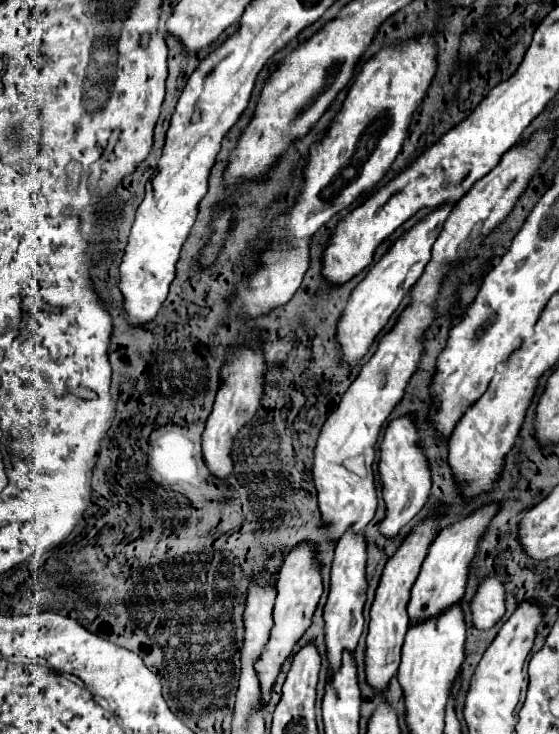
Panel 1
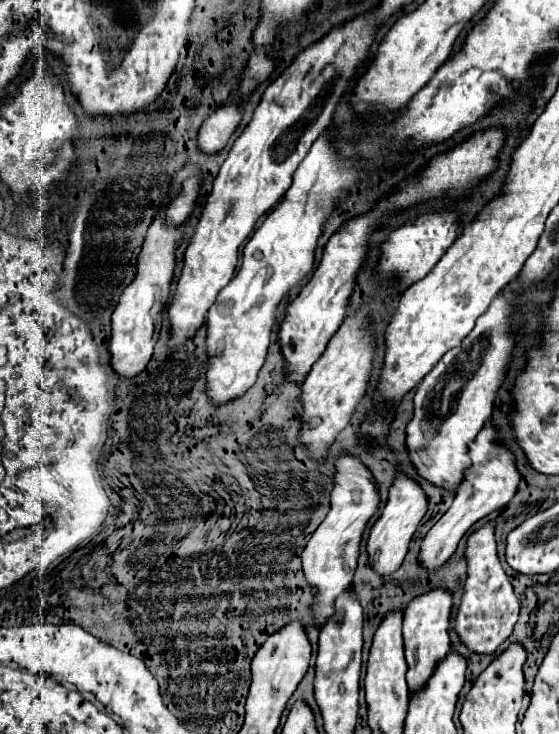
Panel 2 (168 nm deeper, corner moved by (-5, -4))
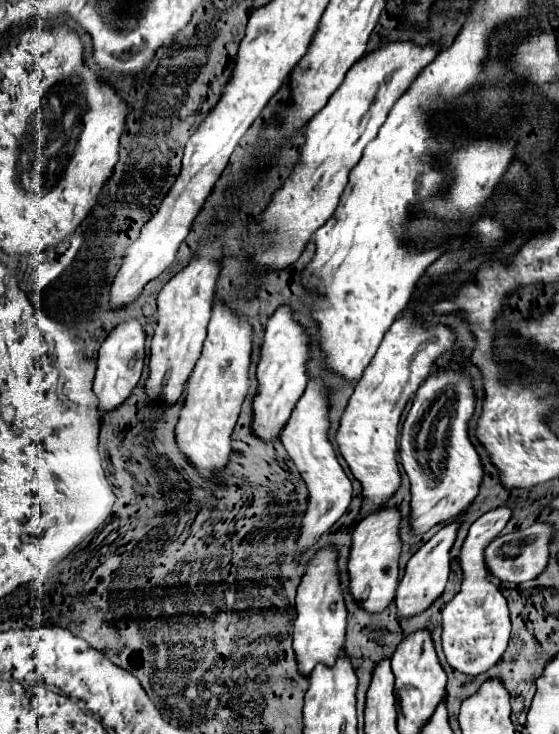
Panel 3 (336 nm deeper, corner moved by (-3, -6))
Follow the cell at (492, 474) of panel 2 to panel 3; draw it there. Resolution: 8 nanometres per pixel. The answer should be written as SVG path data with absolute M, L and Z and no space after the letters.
M449 523L445 525L441 531L437 531L437 535L427 541L407 563L405 569L405 577L399 581L397 585L397 595L395 595L395 605L397 605L397 615L399 619L409 619L413 615L419 615L423 611L427 611L443 593L445 583L447 583L447 575L449 575L449 551L455 543L457 537L457 523Z

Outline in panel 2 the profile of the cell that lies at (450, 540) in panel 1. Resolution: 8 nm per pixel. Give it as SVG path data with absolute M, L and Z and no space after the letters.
M435 587L419 597L415 597L403 617L403 641L405 641L405 659L409 665L407 671L407 683L409 689L417 689L429 673L433 673L433 665L441 661L441 657L449 649L449 625L451 625L451 607L453 607L453 591L447 587Z

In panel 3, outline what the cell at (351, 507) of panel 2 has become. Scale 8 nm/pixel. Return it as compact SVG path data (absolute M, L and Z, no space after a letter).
M333 545L315 553L307 567L307 573L297 589L297 619L293 625L293 651L297 659L297 669L301 675L309 677L317 663L333 667L339 653L343 651L343 635L347 625L347 609L343 603L343 593L337 575L337 551Z

